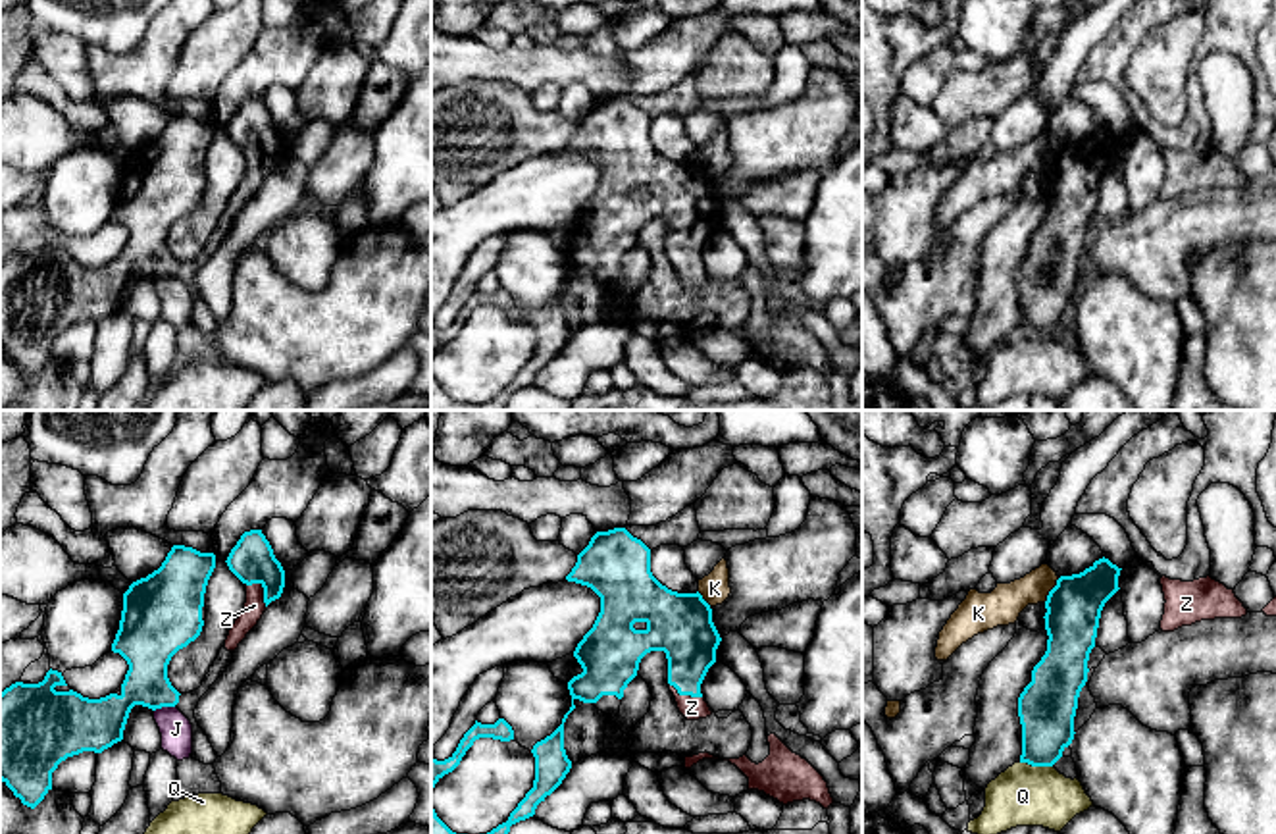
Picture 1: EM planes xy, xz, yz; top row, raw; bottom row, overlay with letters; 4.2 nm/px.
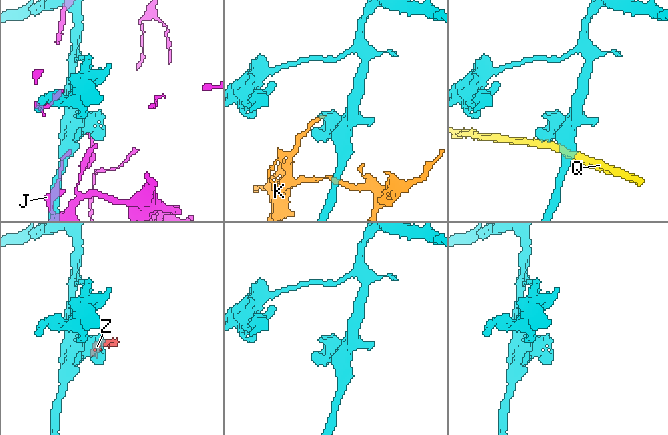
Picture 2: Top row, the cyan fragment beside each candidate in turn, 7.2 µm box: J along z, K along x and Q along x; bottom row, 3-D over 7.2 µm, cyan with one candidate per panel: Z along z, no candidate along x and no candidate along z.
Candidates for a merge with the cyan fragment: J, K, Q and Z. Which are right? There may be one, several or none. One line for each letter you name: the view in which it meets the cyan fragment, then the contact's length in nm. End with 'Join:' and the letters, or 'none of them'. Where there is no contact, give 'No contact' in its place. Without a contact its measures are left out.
Z: Touches cyan in xy. Shared border 140 nm
Join: Z

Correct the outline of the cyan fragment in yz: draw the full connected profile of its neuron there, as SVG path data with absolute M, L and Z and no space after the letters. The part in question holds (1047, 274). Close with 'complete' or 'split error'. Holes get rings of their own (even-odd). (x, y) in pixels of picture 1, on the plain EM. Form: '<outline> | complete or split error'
M1109 127L1080 143L1060 144L1045 169L1047 220L1018 266L1020 331L1053 335L1074 308L1078 266L1087 250L1105 171L1120 158L1120 139Z | complete

